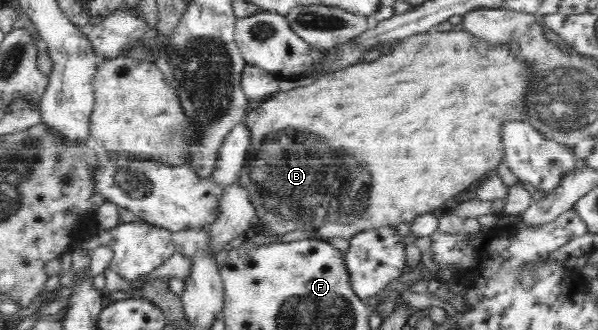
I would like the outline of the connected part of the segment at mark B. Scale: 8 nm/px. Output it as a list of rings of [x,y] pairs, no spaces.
[[[430,31],[415,35],[393,44],[391,53],[382,55],[373,63],[363,62],[347,71],[323,77],[307,86],[288,91],[279,91],[267,100],[252,106],[242,124],[250,135],[245,165],[240,172],[239,185],[250,191],[255,212],[254,228],[258,233],[273,236],[273,239],[315,239],[321,243],[351,243],[357,235],[380,230],[397,230],[399,225],[413,224],[416,220],[439,211],[447,201],[470,187],[470,184],[487,172],[496,170],[504,162],[502,137],[499,135],[501,119],[521,118],[525,80],[522,78],[524,65],[510,55],[506,47],[489,47],[480,39],[465,31]]]

